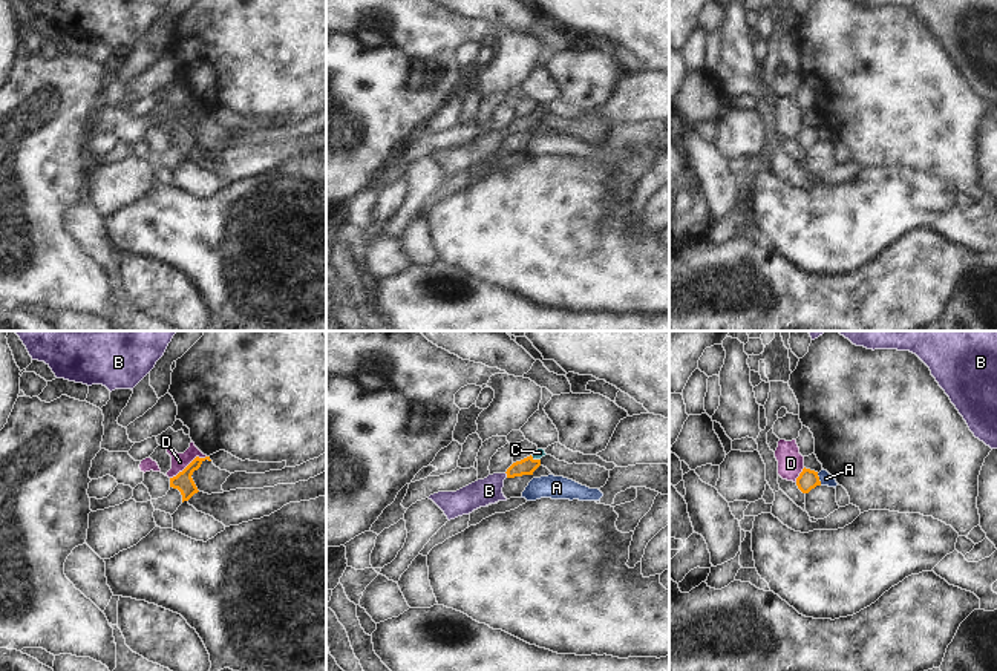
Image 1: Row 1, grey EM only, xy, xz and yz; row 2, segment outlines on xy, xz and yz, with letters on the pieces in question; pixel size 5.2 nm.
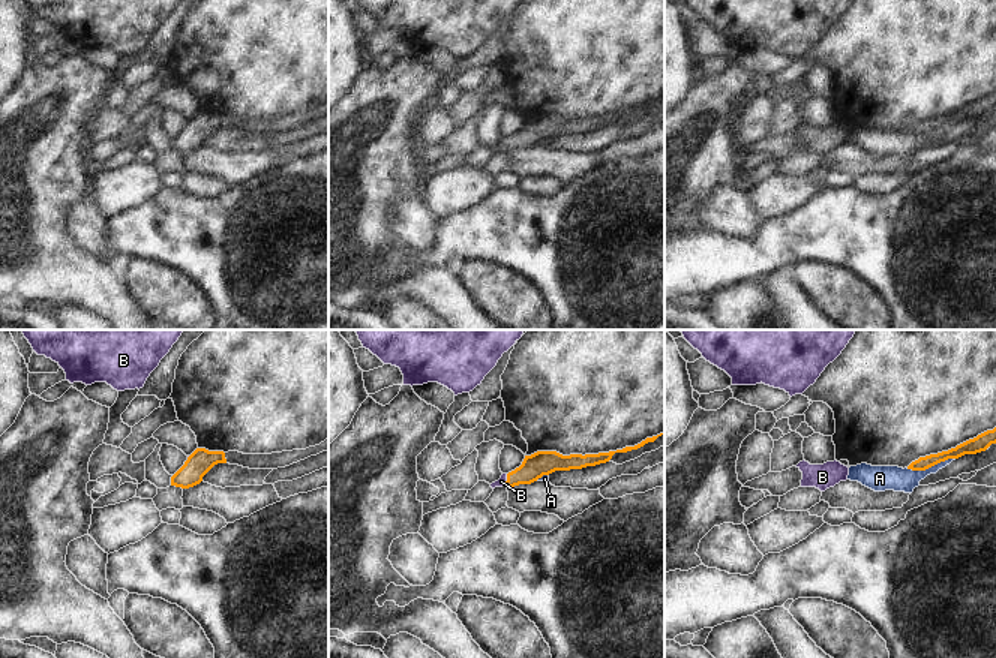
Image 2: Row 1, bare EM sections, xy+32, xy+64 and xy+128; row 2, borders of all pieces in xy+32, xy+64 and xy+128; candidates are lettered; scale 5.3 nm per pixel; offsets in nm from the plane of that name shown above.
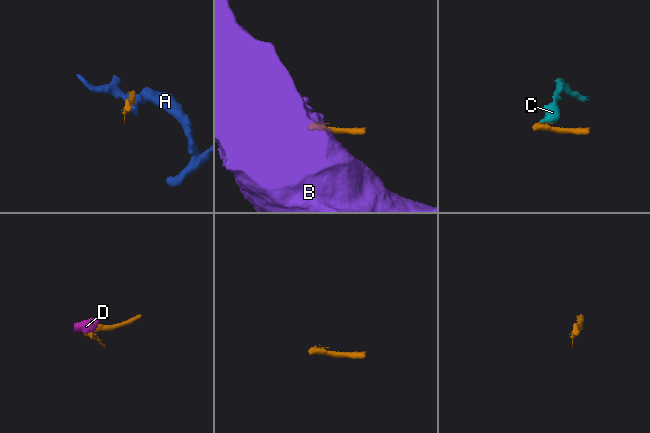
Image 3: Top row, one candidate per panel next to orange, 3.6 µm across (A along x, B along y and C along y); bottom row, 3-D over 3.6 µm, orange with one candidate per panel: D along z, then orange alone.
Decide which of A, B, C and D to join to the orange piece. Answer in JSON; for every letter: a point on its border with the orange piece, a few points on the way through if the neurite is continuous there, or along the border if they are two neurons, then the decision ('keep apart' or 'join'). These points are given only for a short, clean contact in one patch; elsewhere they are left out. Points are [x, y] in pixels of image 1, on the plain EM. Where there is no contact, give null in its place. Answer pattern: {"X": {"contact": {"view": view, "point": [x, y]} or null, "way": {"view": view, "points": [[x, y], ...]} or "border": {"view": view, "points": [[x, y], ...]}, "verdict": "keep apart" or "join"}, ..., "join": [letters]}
{"A": {"contact": {"view": "yz", "point": [818, 137]}, "verdict": "keep apart"}, "B": {"contact": {"view": "xz", "point": [507, 132]}, "way": {"view": "xz", "points": [[527, 123], [515, 126], [507, 132], [489, 147]]}, "verdict": "join"}, "C": {"contact": {"view": "xz", "point": [535, 117]}, "way": {"view": "xz", "points": [[527, 123], [535, 117], [539, 109]]}, "verdict": "join"}, "D": {"contact": {"view": "xy", "point": [189, 121]}, "border": {"view": "xy", "points": [[205, 112], [195, 114], [170, 135]]}, "verdict": "keep apart"}, "join": ["B", "C"]}

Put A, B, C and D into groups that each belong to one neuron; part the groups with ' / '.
A / B C / D

